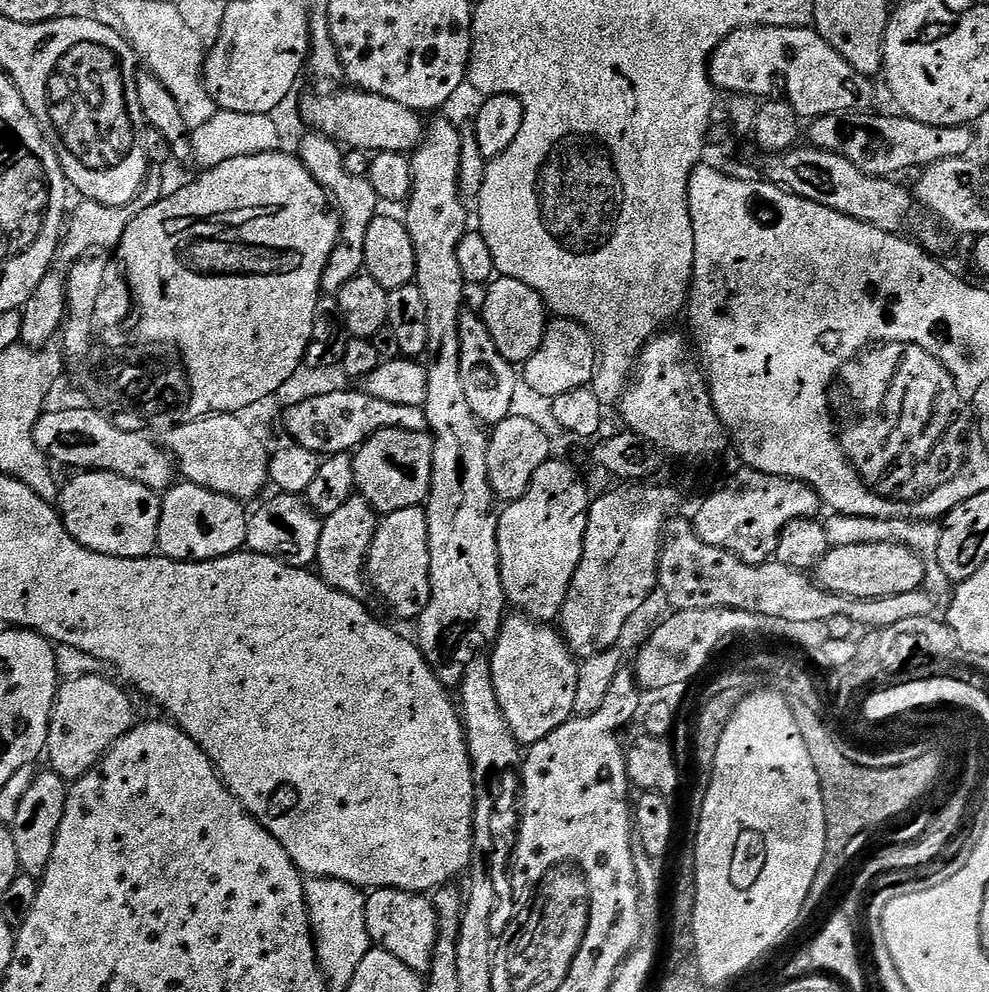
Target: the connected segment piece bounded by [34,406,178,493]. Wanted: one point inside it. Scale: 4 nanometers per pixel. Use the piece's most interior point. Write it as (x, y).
(82, 438)

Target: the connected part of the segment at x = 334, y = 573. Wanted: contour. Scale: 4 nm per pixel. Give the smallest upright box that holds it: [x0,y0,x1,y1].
[315,494,378,597]

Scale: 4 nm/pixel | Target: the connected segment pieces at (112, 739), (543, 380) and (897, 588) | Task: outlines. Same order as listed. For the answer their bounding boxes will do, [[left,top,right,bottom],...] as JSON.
[[46,675,133,782],[522,318,598,398],[814,544,926,600]]

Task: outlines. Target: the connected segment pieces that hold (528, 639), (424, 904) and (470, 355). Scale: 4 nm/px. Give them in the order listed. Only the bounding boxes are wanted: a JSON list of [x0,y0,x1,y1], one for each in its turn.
[[491,614,580,745],[364,888,440,973],[458,310,518,426]]

